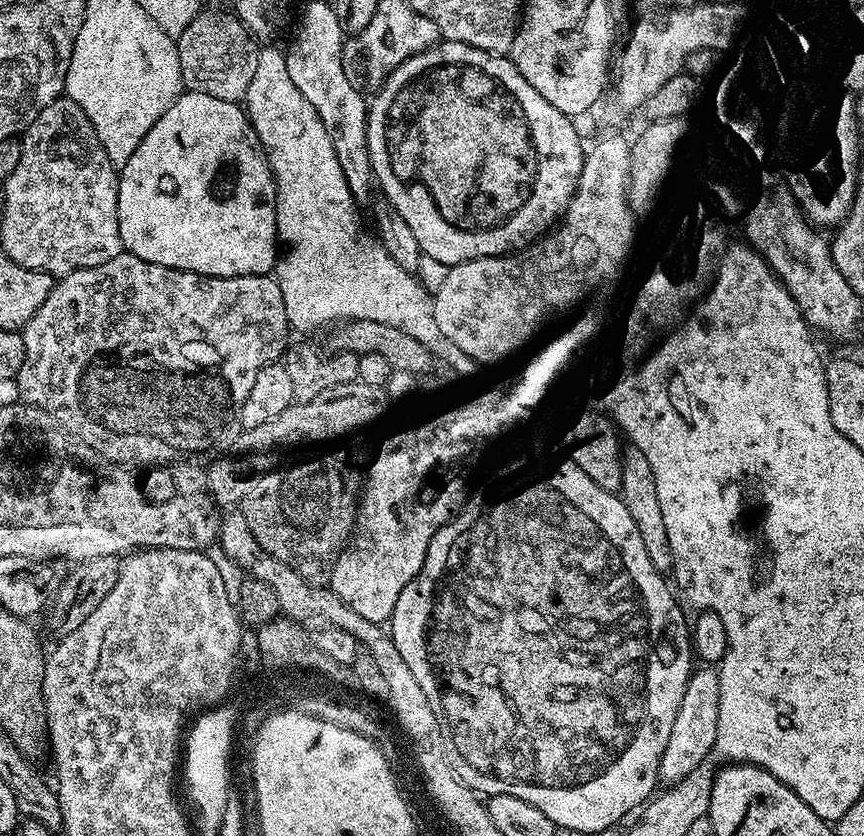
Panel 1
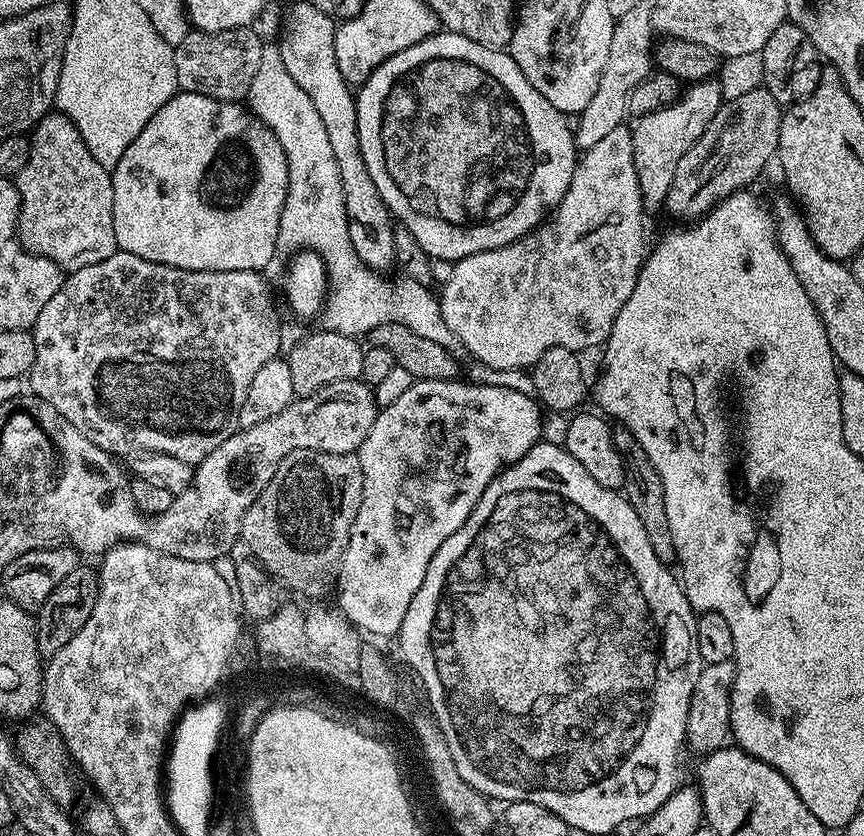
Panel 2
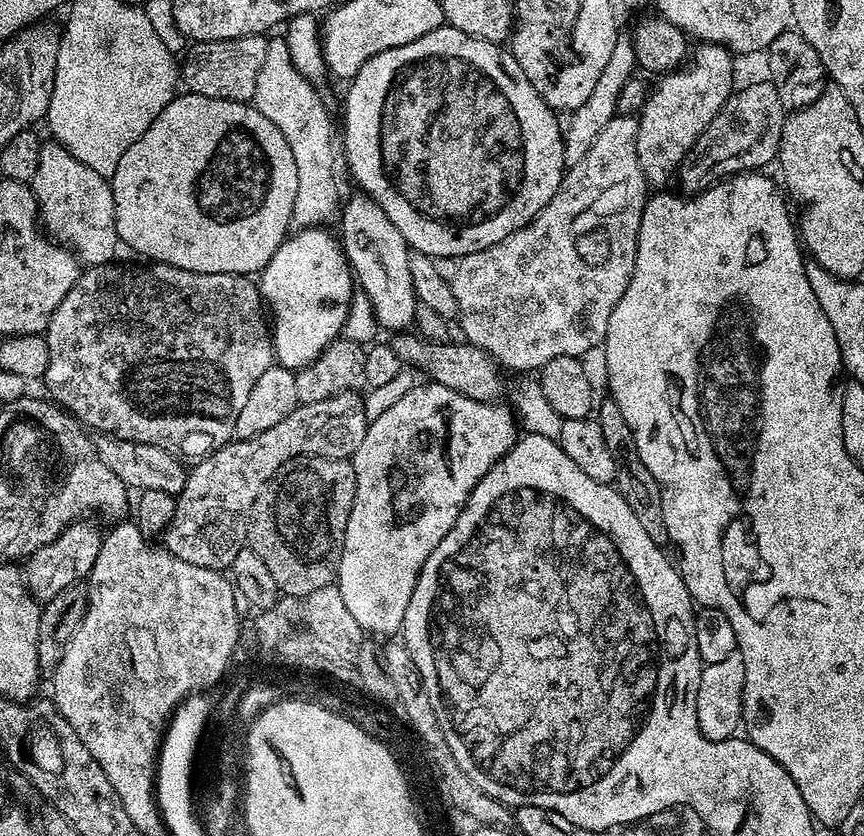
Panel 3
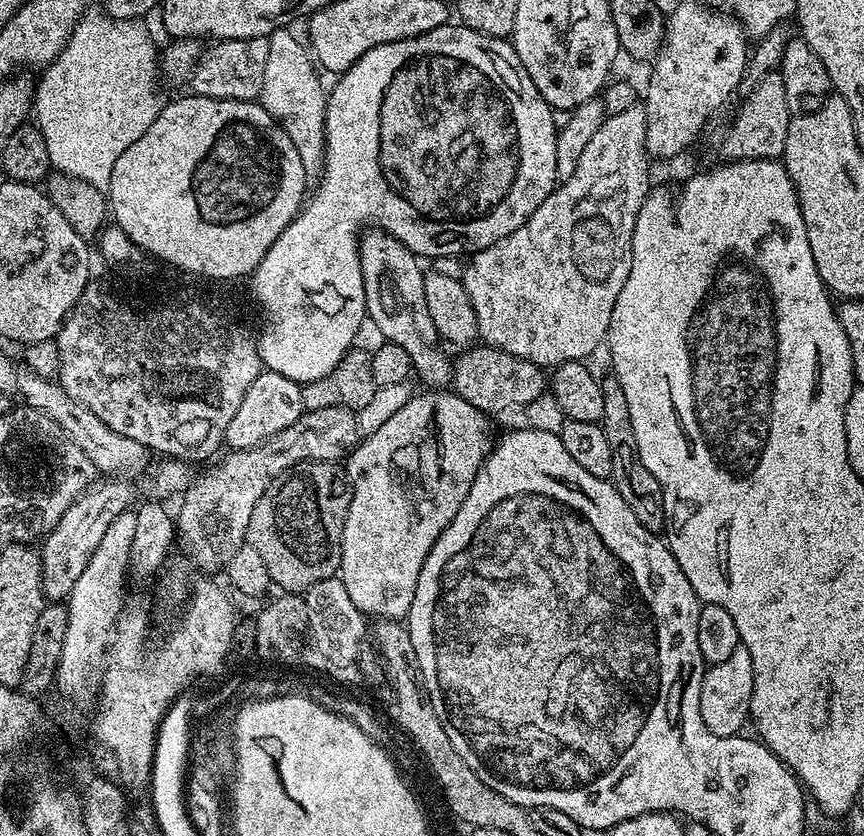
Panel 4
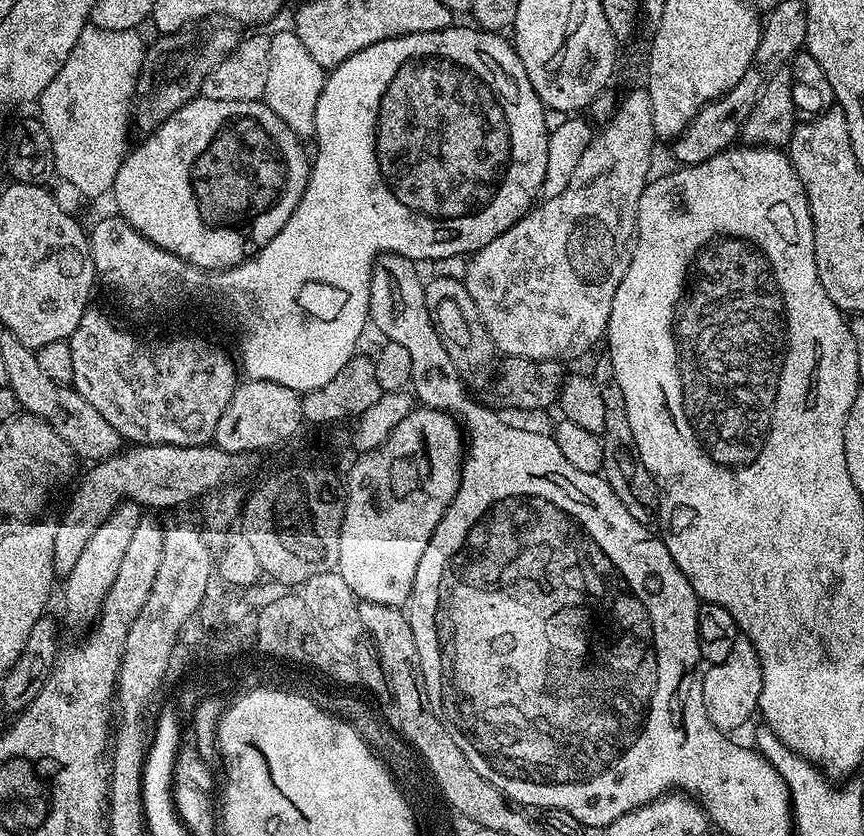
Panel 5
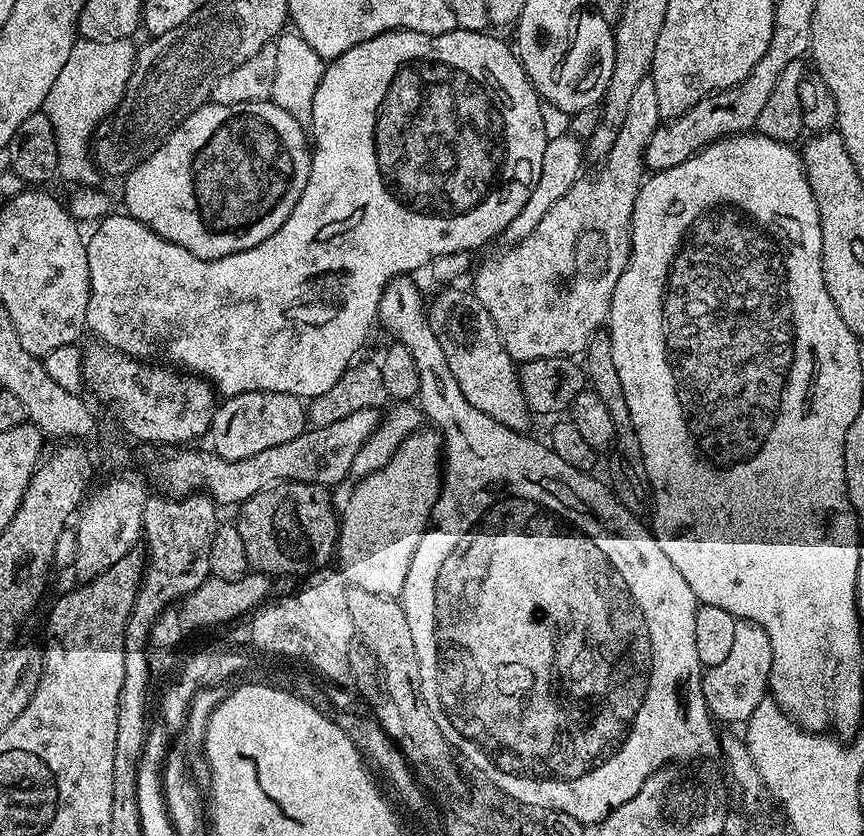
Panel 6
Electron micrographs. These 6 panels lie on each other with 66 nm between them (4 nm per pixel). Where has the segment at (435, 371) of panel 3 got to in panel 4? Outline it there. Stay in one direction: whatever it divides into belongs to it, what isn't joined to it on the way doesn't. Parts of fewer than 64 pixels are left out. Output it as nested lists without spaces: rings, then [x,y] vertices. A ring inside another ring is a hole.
[[[468,346],[460,357],[452,360],[451,391],[461,396],[480,412],[504,412],[507,408],[527,409],[546,392],[546,372],[543,367],[526,358],[487,346]]]

